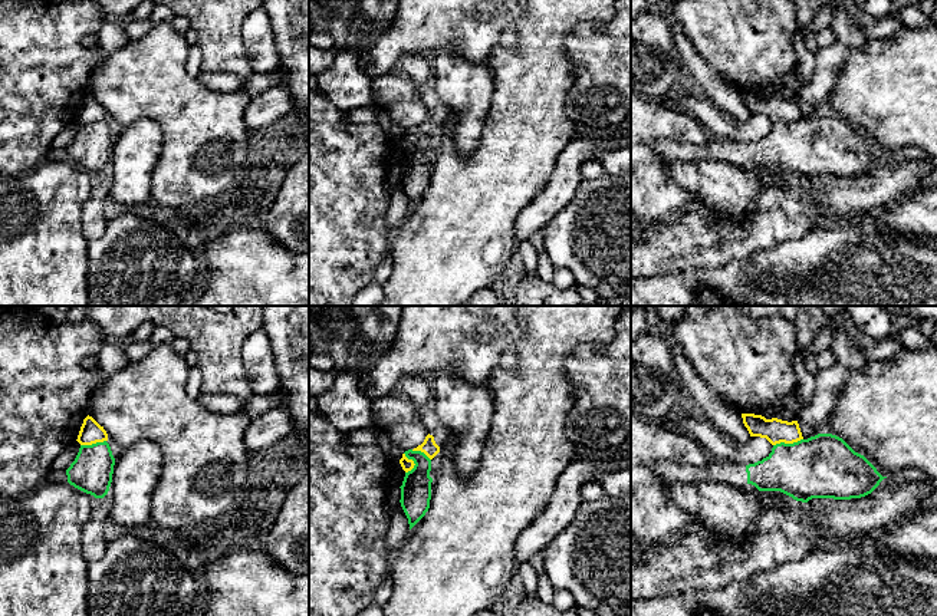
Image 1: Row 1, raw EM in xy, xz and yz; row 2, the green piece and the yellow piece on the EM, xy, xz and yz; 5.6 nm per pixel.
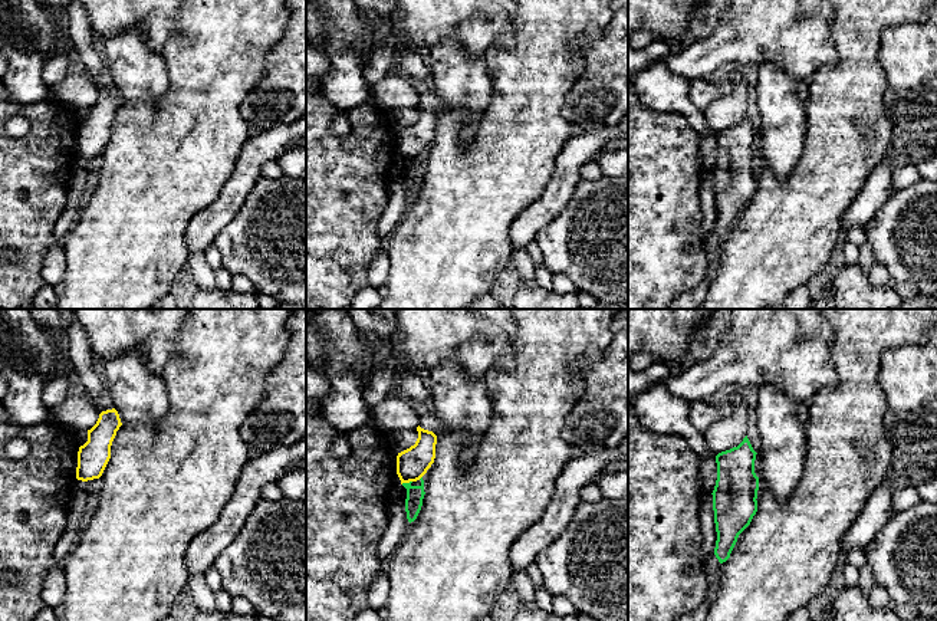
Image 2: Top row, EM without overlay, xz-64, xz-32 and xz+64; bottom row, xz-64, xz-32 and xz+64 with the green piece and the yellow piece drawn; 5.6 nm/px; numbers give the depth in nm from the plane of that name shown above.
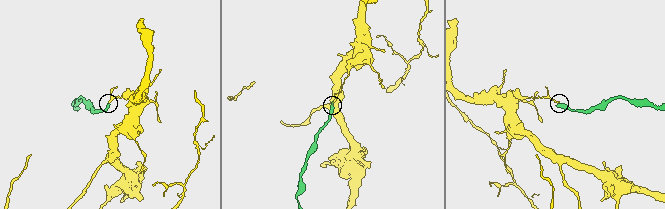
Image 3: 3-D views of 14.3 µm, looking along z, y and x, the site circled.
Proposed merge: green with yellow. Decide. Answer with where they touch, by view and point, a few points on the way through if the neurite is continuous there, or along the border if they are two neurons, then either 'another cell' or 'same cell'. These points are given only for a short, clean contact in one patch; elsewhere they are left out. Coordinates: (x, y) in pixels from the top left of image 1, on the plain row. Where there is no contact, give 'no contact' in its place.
meets green in yz at (788, 122); border along yz (802, 117), (773, 124); another cell

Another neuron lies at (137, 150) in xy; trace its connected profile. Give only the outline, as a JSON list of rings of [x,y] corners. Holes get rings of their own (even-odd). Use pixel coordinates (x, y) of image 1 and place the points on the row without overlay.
[[[138,119],[115,138],[103,195],[125,208],[144,208],[151,177],[162,151],[162,131],[152,119]]]

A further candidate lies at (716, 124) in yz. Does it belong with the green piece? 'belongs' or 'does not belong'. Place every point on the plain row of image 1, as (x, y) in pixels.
does not belong

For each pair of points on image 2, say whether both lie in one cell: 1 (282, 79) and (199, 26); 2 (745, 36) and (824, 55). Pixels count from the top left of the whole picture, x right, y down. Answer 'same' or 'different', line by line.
1: different
2: same

